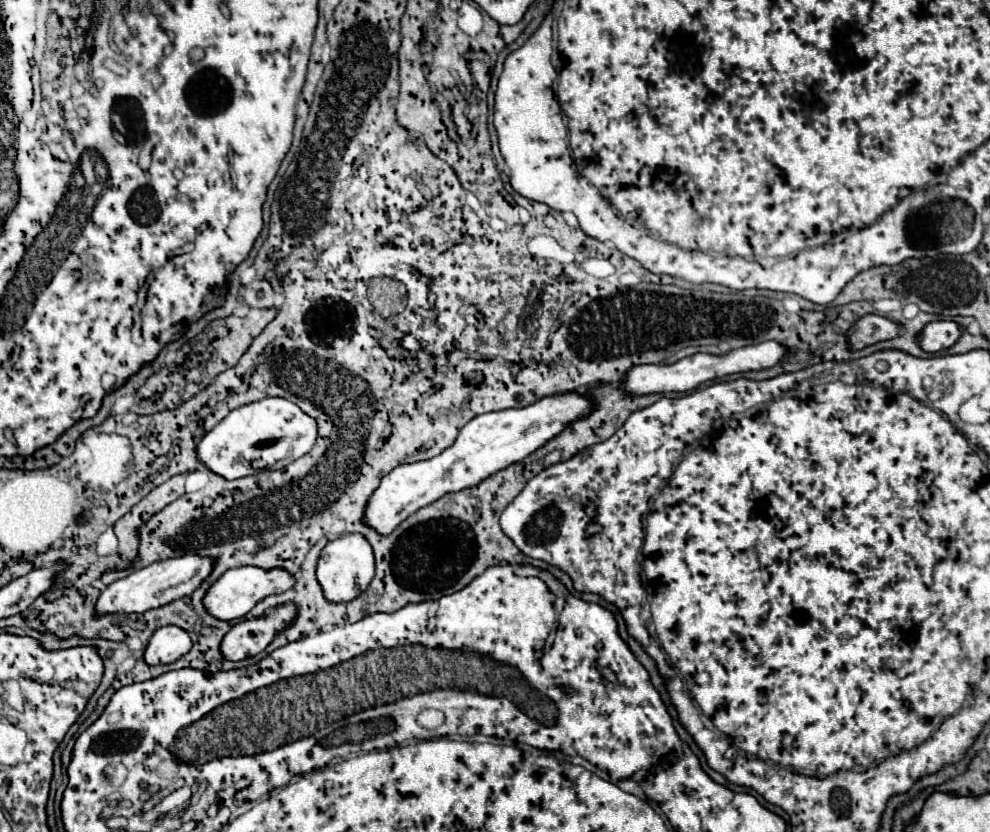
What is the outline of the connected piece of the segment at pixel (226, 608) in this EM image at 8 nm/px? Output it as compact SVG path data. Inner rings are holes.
M237 567L237 569L229 569L225 571L205 593L203 597L203 607L205 611L215 617L215 619L223 619L223 621L233 621L239 617L245 617L261 599L265 599L267 595L273 593L283 593L289 587L293 587L295 577L289 575L283 569L259 569L259 567Z

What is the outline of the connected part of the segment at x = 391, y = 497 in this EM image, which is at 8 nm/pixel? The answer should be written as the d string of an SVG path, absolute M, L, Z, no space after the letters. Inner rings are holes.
M553 395L545 397L523 409L505 409L497 413L483 413L471 419L451 447L433 459L405 463L387 473L379 487L371 493L367 507L363 509L361 523L375 529L379 535L391 535L409 515L421 507L441 499L447 493L457 493L467 487L479 485L493 473L525 459L535 449L553 439L565 425L585 417L591 411L591 403L581 395Z

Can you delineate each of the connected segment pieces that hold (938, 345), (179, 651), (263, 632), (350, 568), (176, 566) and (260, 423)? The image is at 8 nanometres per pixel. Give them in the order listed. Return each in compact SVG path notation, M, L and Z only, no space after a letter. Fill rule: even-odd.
M933 321L923 327L919 335L919 345L927 353L937 353L941 349L949 349L961 335L961 329L953 321Z
M169 625L161 627L149 639L143 659L147 665L169 665L181 659L191 649L191 637L183 629Z
M287 603L275 607L273 615L245 619L231 627L231 631L223 637L221 655L227 661L243 661L261 653L275 637L275 633L283 631L295 619L295 605Z
M359 533L343 535L335 541L329 541L321 551L315 575L317 583L321 585L323 597L329 603L349 603L351 599L357 599L367 589L367 585L375 575L375 559L371 545Z
M183 555L183 557L151 563L143 569L131 571L123 579L107 585L97 599L95 613L97 613L97 617L109 615L109 613L131 615L131 613L143 613L149 609L163 607L163 605L173 603L185 595L191 595L201 585L201 581L209 575L209 571L211 571L211 559L199 557L199 555Z
M265 397L261 401L233 409L199 443L197 459L215 475L241 479L259 471L281 469L283 465L311 451L317 437L317 423L295 403L283 397Z

